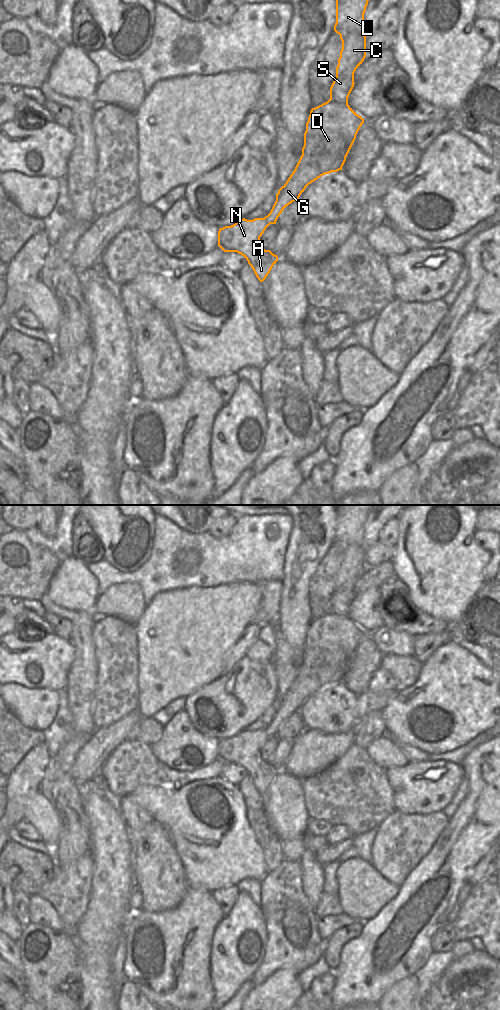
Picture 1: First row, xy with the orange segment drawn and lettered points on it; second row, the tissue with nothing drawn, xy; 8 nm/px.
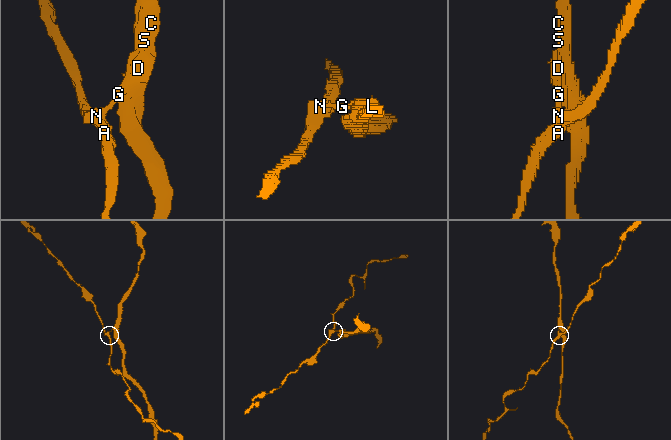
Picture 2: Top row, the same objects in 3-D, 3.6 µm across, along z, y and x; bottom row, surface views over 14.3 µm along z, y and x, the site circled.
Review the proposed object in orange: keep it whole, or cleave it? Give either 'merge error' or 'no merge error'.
merge error

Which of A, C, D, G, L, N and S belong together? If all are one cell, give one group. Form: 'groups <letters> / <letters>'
groups A N / C D G L S

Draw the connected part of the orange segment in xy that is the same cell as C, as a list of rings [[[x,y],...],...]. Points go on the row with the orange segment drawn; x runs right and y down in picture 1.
[[[336,0],[334,31],[340,35],[342,49],[336,67],[336,77],[330,87],[330,99],[310,111],[304,133],[302,155],[286,183],[278,190],[270,213],[264,217],[269,224],[276,224],[282,211],[298,200],[309,184],[325,174],[342,170],[356,135],[364,123],[364,119],[348,105],[348,97],[355,84],[354,73],[366,57],[366,36],[363,23],[368,1]]]

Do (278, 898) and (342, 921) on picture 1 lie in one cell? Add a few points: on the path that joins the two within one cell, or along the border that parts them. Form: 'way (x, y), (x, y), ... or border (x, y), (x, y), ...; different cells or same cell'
border (317, 917), (317, 932), (323, 940); different cells

